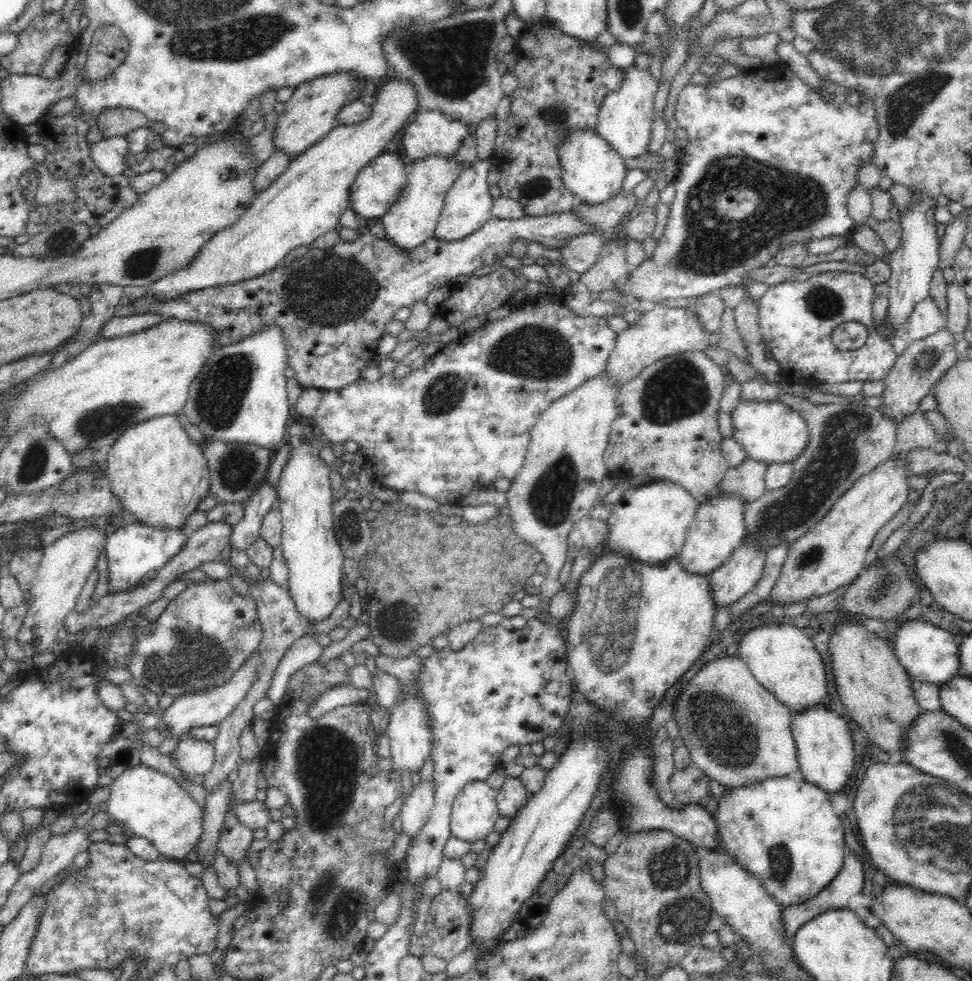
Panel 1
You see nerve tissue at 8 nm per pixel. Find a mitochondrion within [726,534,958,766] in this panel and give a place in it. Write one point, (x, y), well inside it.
(884, 587)

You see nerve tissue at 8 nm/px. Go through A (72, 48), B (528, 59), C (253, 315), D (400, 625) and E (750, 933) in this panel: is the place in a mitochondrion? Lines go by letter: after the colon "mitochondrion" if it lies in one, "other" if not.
A: other
B: other
C: other
D: mitochondrion
E: other

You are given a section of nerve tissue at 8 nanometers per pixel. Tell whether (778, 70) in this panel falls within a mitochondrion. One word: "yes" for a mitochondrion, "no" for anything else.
no

